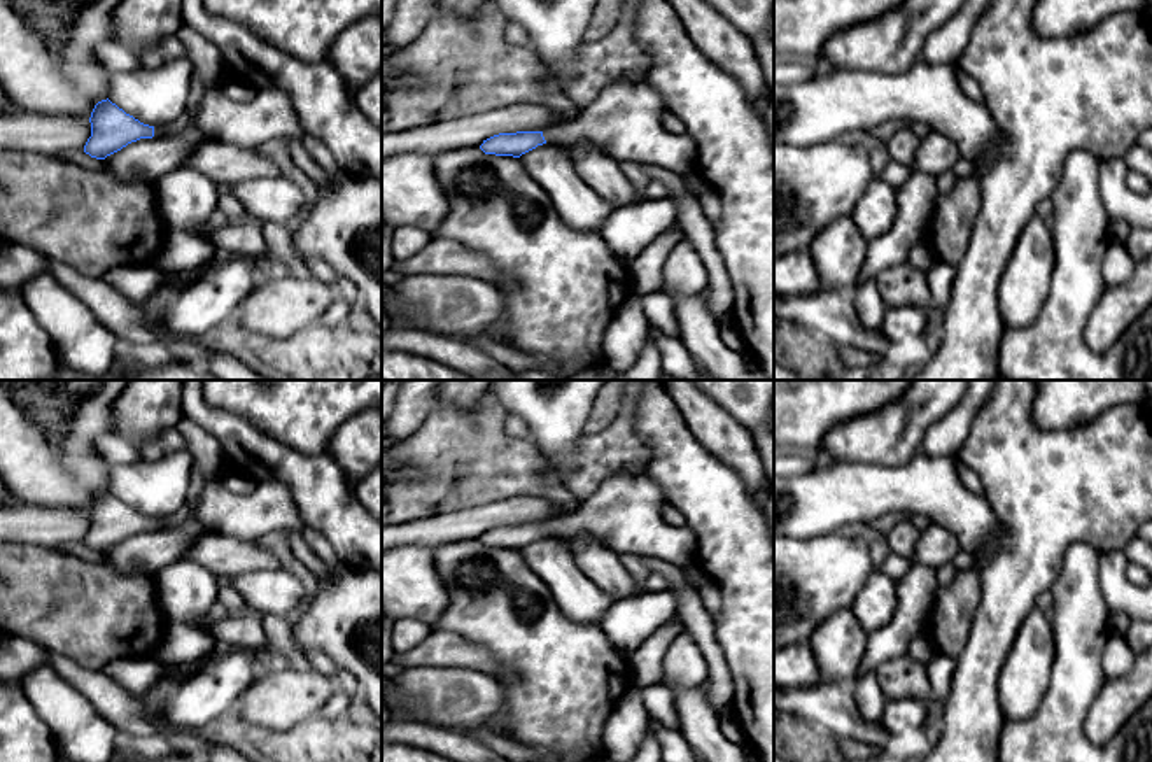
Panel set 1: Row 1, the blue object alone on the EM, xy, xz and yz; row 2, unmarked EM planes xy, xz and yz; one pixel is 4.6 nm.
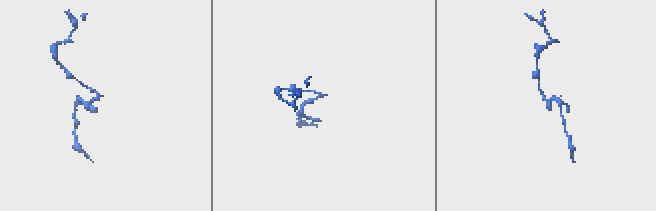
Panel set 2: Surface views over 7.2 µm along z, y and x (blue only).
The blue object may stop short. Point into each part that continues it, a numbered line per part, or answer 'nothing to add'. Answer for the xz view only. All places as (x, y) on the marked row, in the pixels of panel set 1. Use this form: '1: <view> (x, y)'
1: xz (624, 121)

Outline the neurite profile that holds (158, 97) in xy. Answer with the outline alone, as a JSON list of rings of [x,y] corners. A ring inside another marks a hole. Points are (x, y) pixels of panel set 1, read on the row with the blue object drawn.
[[[166,61],[158,68],[109,77],[109,100],[149,126],[168,126],[187,114],[191,63]]]

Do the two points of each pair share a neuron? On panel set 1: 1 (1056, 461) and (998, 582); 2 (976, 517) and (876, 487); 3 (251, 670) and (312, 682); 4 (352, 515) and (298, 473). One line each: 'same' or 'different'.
1: same
2: same
3: different
4: same

